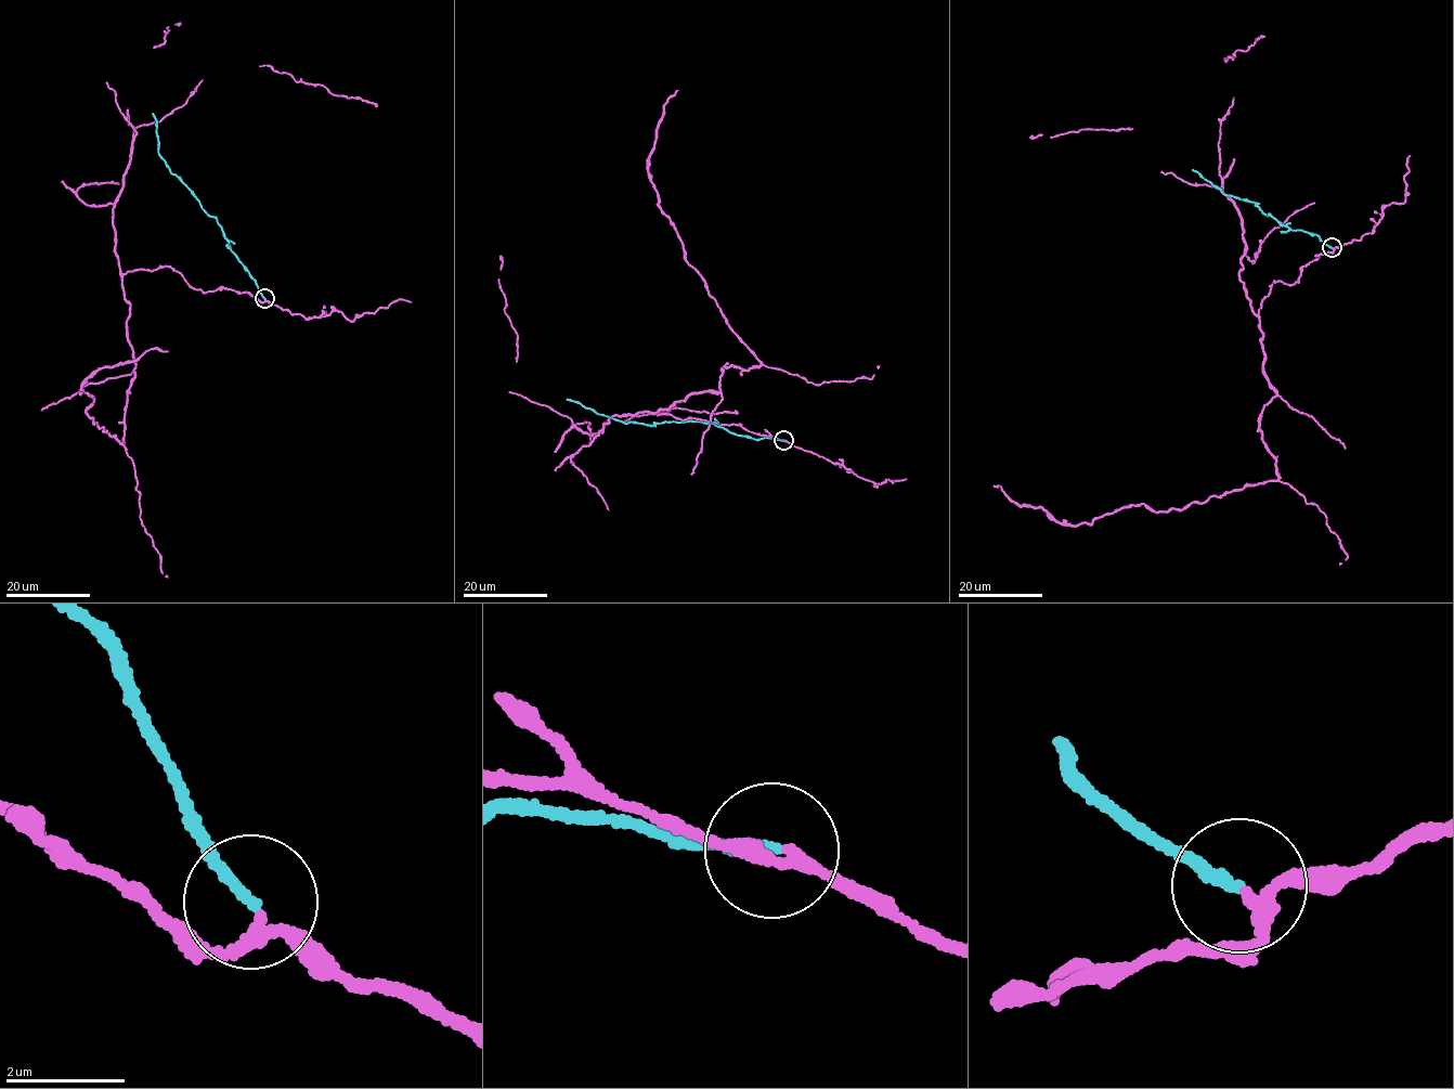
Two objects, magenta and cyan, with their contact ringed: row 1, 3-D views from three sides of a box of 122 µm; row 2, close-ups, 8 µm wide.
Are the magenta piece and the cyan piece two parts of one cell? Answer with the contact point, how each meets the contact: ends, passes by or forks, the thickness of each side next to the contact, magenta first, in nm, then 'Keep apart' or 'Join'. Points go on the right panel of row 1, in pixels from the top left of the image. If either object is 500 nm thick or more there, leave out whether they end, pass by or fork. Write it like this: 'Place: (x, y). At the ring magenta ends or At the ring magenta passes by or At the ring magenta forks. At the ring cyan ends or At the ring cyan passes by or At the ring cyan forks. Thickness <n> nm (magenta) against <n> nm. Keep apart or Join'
Place: (1332, 247). At the ring magenta passes by. At the ring cyan ends. Thickness 170 nm (magenta) against 160 nm. Keep apart

